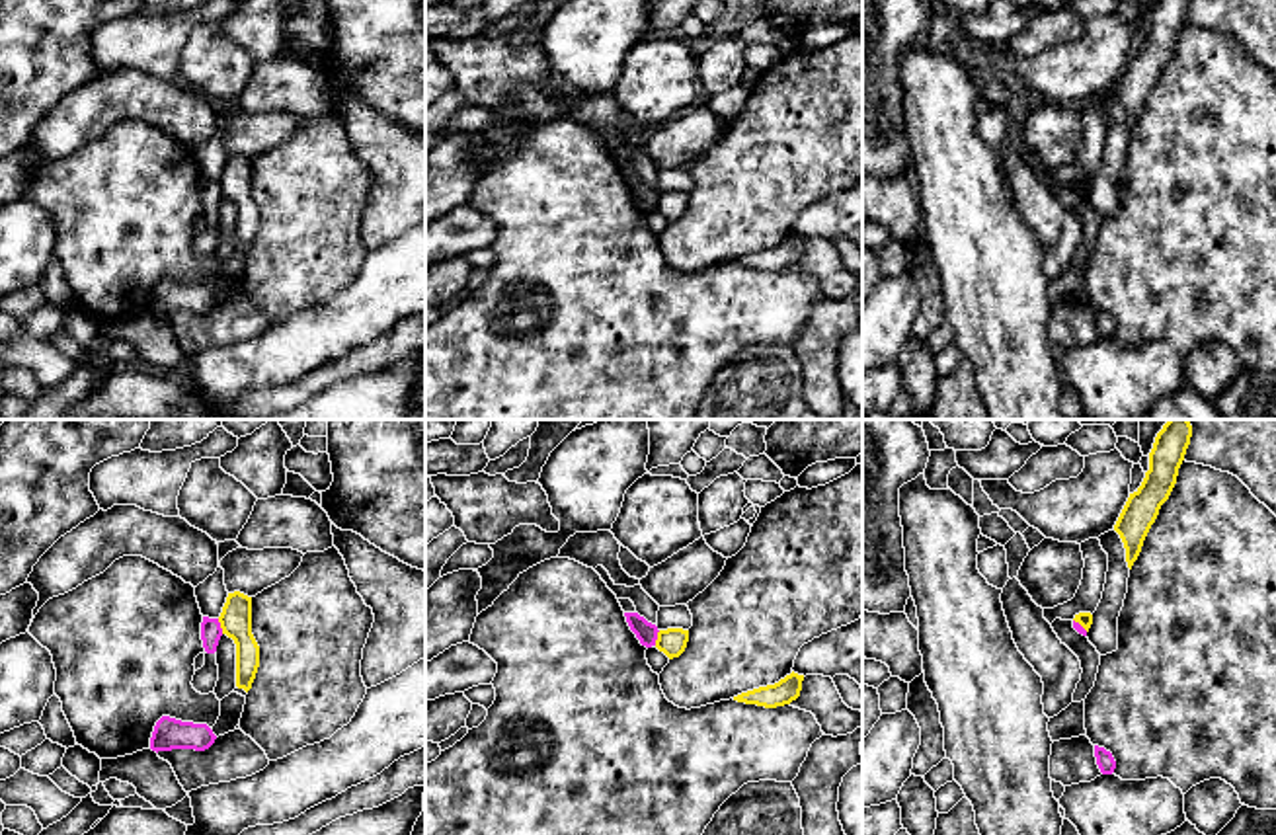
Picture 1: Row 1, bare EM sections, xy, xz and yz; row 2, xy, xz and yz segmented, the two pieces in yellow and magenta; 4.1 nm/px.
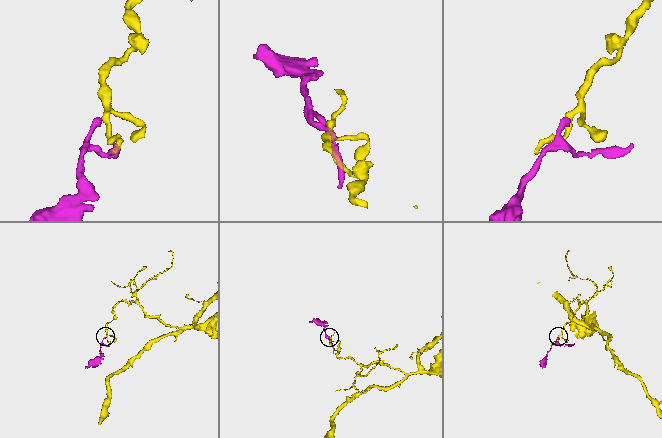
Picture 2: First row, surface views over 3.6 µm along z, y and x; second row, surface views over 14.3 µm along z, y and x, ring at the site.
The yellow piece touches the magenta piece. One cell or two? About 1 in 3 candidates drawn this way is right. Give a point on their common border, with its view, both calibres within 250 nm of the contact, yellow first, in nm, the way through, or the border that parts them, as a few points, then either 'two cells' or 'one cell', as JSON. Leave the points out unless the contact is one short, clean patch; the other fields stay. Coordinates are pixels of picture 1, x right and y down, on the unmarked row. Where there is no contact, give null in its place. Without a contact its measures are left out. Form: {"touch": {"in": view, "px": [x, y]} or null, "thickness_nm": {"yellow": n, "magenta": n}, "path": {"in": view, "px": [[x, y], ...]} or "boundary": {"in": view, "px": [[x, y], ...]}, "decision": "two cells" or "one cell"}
{"touch": {"in": "xy", "px": [221, 190]}, "thickness_nm": {"yellow": 130, "magenta": 90}, "boundary": {"in": "xy", "px": [[217, 182], [223, 196]]}, "decision": "two cells"}

